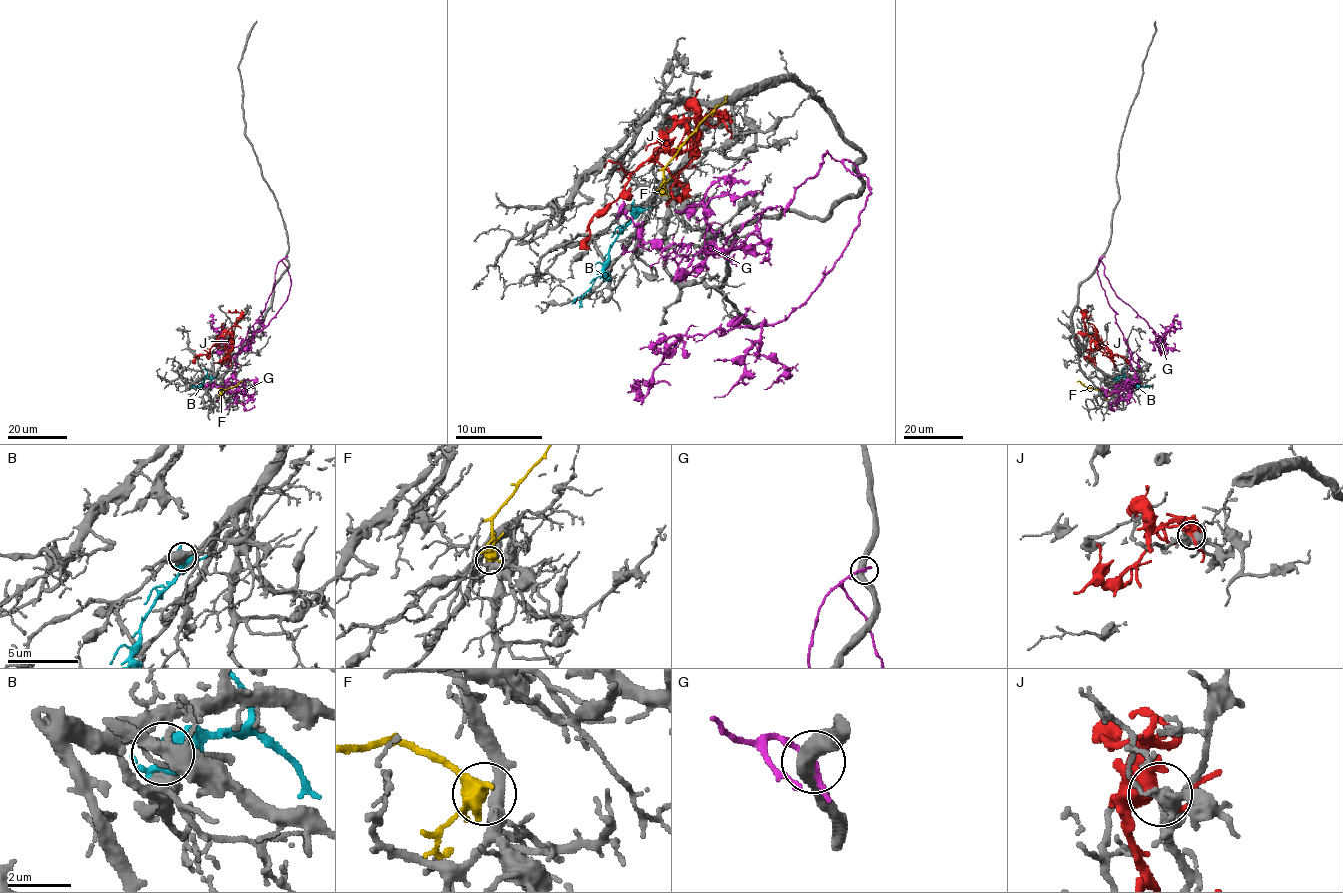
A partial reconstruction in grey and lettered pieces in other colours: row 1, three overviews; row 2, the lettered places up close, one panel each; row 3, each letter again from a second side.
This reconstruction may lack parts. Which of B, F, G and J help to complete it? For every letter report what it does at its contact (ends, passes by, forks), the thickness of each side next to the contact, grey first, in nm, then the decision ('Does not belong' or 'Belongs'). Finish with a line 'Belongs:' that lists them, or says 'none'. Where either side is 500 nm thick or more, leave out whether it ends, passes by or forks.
B: It forks there. Thickness 240 nm (grey) against 400 nm. Does not belong
F: It forks there. Thickness 320 nm (grey) against 380 nm. Does not belong
G: Thickness 550 nm (grey) against 150 nm. Does not belong
J: It passes by. Thickness 440 nm (grey) against 440 nm. Does not belong
Belongs: none

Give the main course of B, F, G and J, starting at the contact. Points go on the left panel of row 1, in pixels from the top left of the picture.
B: (211, 379), (206, 376), (199, 387), (193, 385), (192, 388)
F: (220, 393), (221, 388), (232, 388), (242, 382)
G: (286, 257), (276, 266), (274, 288), (265, 308), (234, 360), (235, 402), (246, 410), (254, 405)
J: (241, 317), (232, 326), (231, 334), (223, 332), (206, 354), (196, 355), (193, 363)

